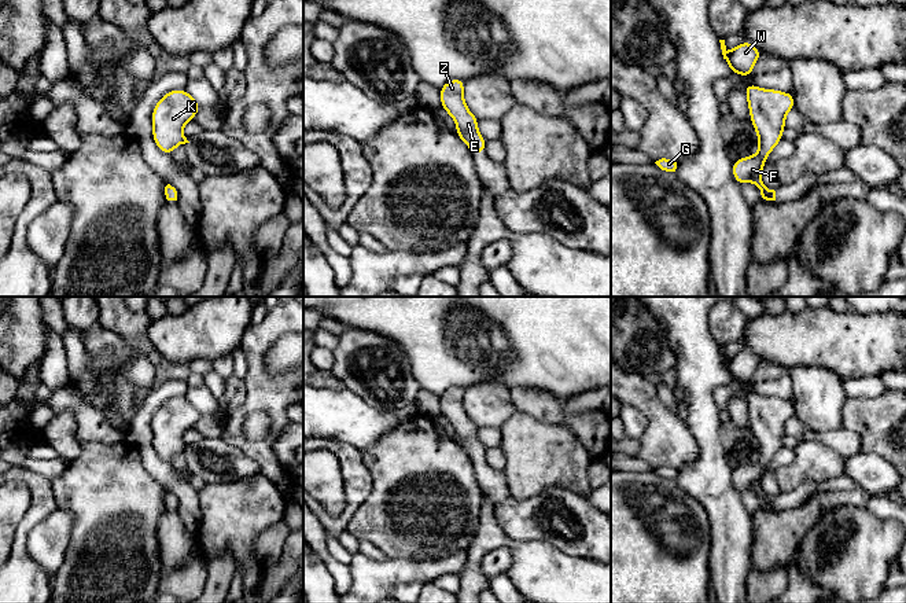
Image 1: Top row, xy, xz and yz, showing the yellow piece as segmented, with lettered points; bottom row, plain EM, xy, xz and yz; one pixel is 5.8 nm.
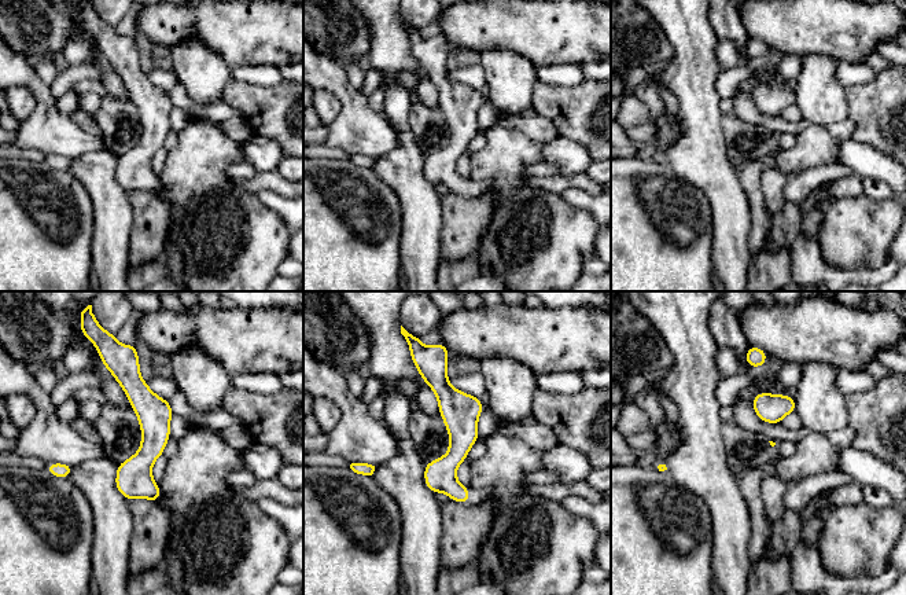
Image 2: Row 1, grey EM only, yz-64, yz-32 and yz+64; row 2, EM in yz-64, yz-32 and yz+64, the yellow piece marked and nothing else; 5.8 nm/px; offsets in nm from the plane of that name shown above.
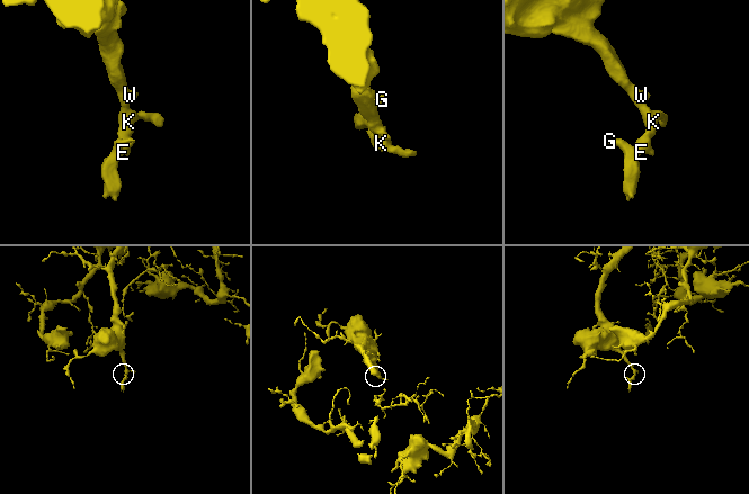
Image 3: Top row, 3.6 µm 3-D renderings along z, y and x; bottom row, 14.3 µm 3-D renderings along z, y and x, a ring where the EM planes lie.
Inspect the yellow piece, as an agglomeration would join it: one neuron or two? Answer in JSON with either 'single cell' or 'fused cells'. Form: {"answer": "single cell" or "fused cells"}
{"answer": "single cell"}

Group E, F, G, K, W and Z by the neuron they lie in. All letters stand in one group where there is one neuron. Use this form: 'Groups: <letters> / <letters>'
Groups: E F G K W Z

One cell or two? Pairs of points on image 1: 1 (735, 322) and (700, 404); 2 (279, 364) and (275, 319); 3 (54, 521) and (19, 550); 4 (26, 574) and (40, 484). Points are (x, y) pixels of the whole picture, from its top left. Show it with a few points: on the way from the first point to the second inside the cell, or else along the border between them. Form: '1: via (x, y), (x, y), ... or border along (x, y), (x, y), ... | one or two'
1: border along (707, 316), (707, 328), (711, 338), (719, 346) | two
2: border along (288, 333), (266, 352), (268, 372) | two
3: border along (43, 519), (29, 533), (26, 552), (45, 570) | two
4: via (19, 552), (21, 532), (40, 506) | one

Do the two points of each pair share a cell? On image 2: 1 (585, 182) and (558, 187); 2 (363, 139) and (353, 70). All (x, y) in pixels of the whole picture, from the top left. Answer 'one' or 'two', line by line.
1: one
2: two

